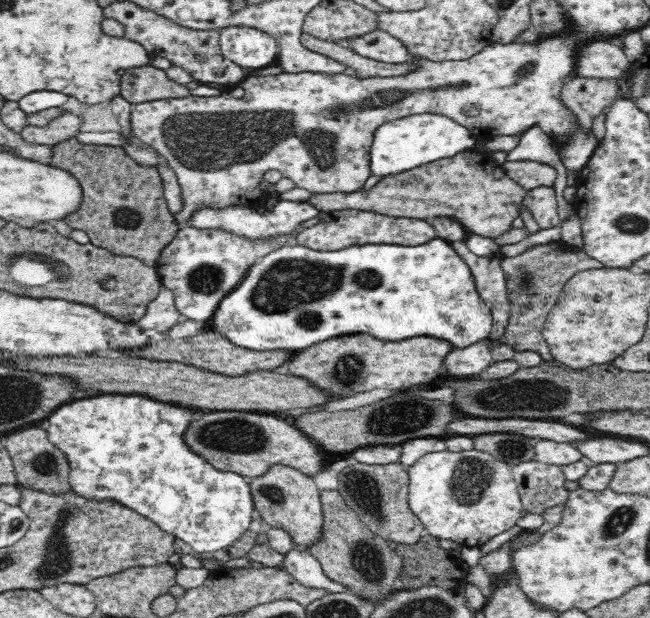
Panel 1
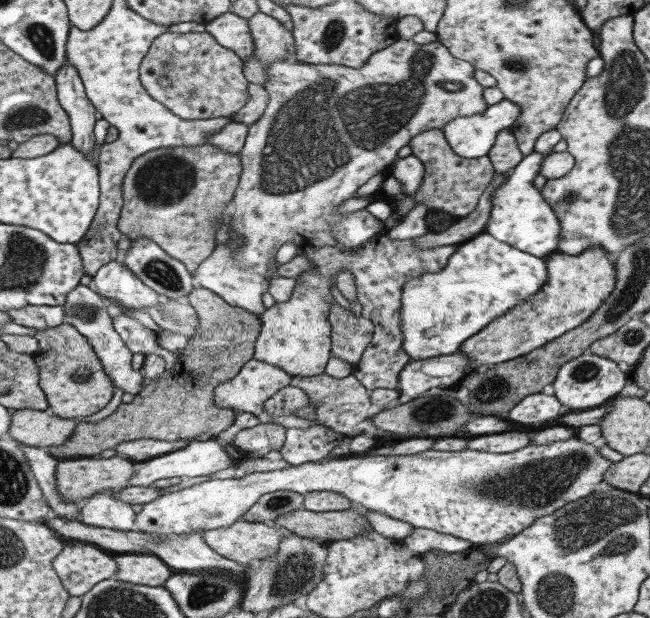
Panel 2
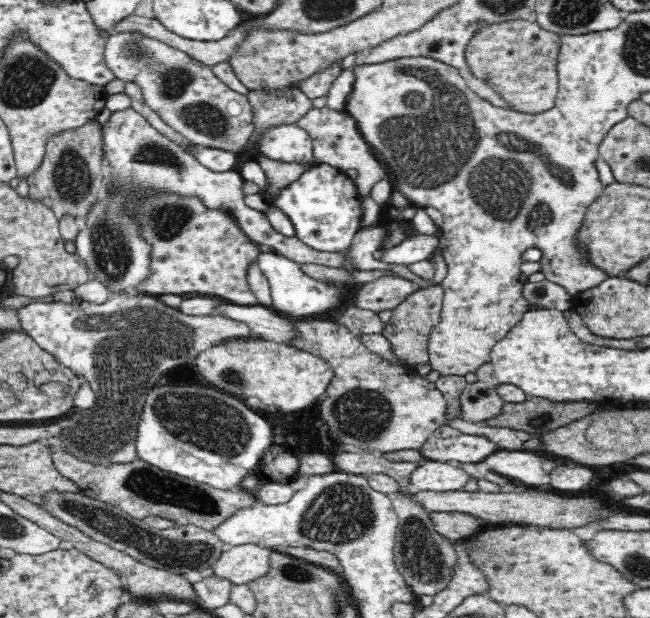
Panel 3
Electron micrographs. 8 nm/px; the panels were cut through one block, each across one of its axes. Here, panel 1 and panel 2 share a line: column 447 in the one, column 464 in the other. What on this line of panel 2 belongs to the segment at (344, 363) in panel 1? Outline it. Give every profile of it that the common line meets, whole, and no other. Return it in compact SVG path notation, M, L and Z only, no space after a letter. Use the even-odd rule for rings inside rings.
M591 246L575 256L559 252L549 254L544 261L547 280L535 295L493 318L487 326L459 345L458 352L469 358L467 373L523 356L551 342L587 321L603 299L614 290L615 262L599 246Z

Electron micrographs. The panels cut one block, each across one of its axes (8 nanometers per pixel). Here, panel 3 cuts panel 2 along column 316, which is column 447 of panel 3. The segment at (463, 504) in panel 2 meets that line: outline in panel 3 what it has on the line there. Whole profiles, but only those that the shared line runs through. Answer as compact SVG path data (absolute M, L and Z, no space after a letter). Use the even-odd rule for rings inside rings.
M427 459L412 471L411 489L435 493L458 491L466 486L471 477L462 467Z

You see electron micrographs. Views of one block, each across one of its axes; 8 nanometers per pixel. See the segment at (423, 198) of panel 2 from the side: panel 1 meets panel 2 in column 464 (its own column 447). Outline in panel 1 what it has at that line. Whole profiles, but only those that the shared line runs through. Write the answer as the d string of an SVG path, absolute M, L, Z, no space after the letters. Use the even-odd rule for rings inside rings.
M466 150L453 158L417 166L399 175L382 177L368 190L353 193L311 194L306 200L321 214L356 209L384 216L431 220L446 216L458 220L475 237L502 236L507 225L520 216L527 190L514 182L488 153Z

